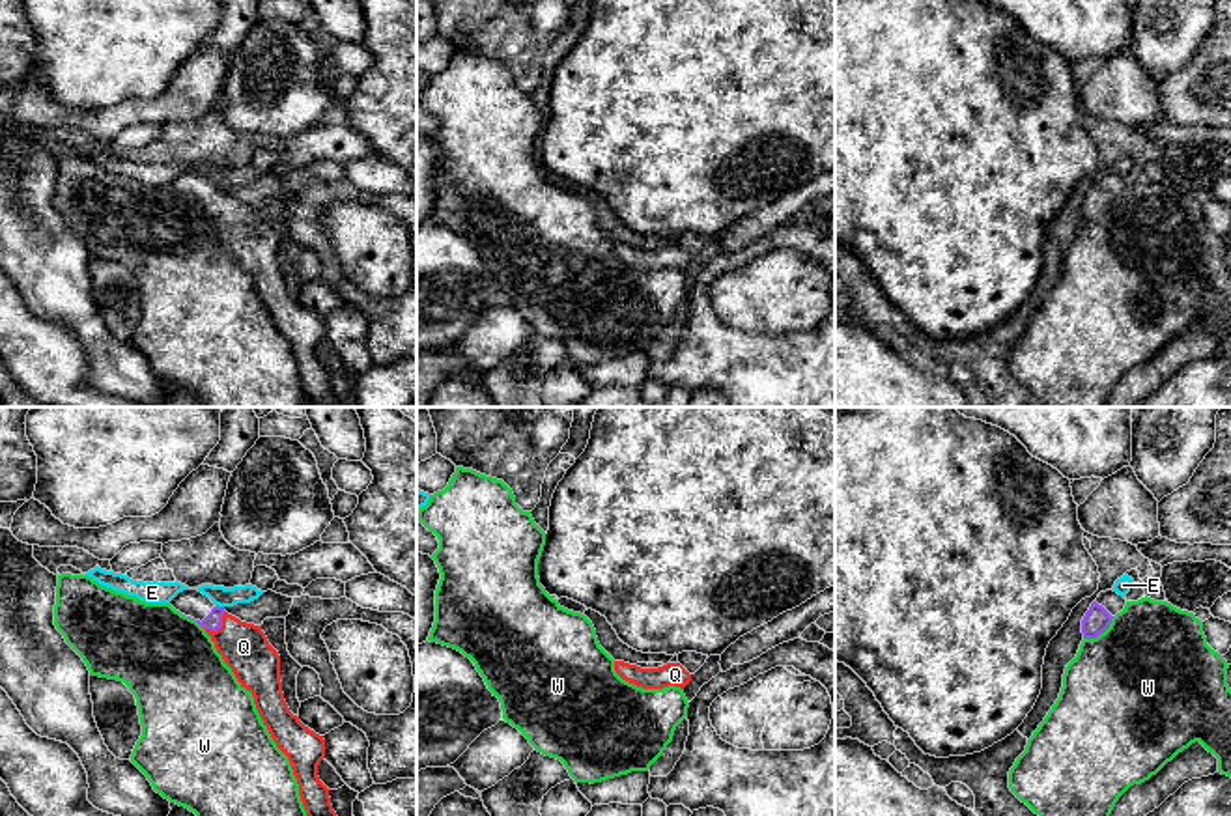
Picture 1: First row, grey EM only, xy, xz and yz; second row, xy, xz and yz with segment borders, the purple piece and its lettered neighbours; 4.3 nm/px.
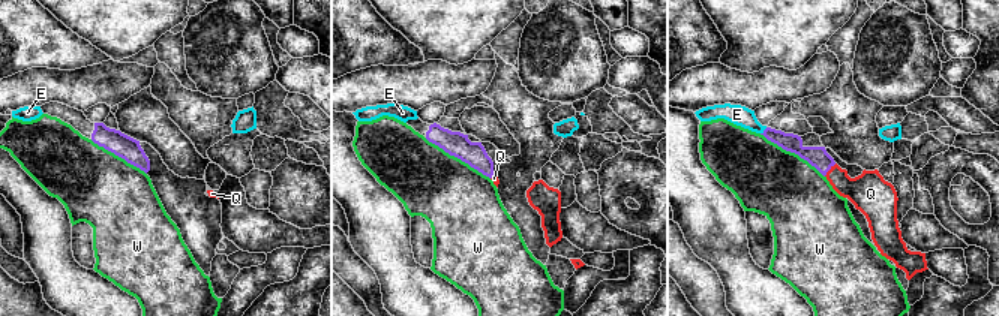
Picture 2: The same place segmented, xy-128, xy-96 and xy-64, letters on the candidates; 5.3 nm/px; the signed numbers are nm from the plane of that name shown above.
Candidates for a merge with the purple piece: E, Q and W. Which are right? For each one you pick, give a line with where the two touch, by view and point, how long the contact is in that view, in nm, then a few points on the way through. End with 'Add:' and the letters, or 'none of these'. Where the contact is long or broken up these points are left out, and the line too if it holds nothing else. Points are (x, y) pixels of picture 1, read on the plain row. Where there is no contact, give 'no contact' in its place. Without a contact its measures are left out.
Q: contact xy (219, 210); length 120 nm; way xy (213, 202), (219, 210), (243, 228)
Add: Q

